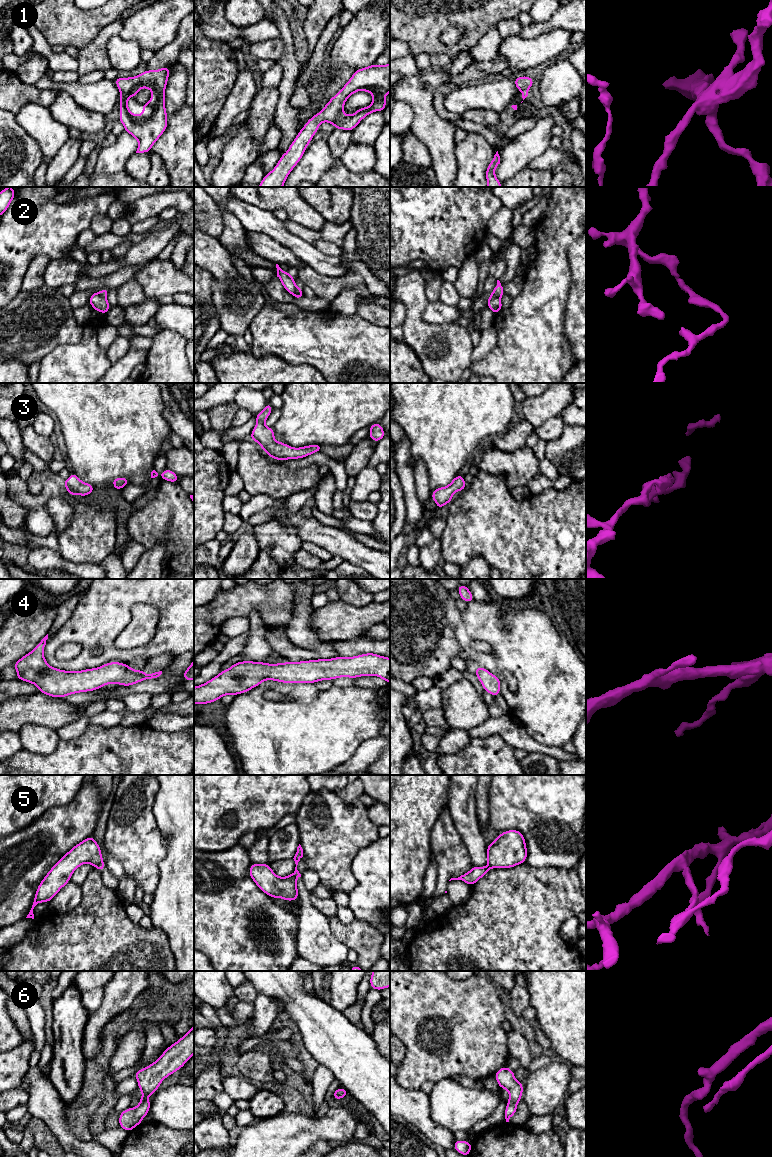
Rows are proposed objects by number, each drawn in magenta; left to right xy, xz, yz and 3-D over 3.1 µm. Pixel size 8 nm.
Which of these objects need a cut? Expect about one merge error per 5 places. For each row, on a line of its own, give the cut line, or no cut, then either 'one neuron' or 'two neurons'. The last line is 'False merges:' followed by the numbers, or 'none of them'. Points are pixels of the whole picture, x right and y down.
1: cut none; one neuron
2: cut xz (299, 288), (294, 296); two neurons
3: cut none; one neuron
4: cut none; one neuron
5: cut xz (292, 874), (296, 878); two neurons
6: cut none; one neuron
False merges: 2, 5

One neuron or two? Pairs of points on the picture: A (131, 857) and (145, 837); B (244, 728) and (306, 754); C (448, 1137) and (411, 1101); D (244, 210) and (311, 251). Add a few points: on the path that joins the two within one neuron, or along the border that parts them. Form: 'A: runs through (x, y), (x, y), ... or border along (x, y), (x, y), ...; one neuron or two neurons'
A: runs through (136, 852), (139, 849), (140, 842); one neuron
B: runs through (259, 729), (281, 744), (291, 744); one neuron
C: runs through (437, 1133), (417, 1112); one neuron
D: runs through (261, 221), (265, 221), (283, 237), (294, 243); one neuron

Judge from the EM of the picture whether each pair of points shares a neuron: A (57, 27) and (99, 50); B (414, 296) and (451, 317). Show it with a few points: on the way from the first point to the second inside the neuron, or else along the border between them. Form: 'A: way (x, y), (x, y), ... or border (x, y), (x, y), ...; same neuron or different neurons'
A: border (104, 27), (90, 42), (79, 49); different neurons
B: border (429, 302), (423, 319), (428, 323), (441, 324); different neurons

